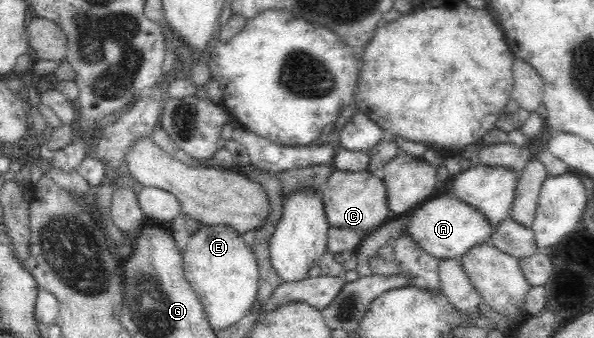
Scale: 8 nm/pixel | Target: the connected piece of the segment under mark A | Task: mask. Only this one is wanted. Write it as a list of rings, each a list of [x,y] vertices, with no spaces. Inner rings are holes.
[[[451,194],[430,197],[402,216],[407,222],[404,233],[421,249],[439,260],[460,259],[472,247],[489,244],[490,237],[495,231],[495,227],[476,207]]]

